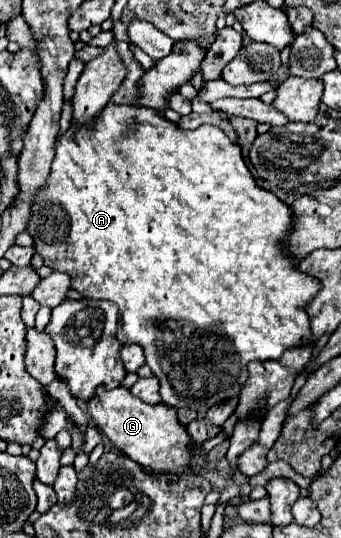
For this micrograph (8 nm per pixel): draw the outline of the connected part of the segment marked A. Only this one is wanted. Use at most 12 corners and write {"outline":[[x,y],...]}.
{"outline":[[108,102],[26,232],[172,408],[310,342],[292,210]]}

